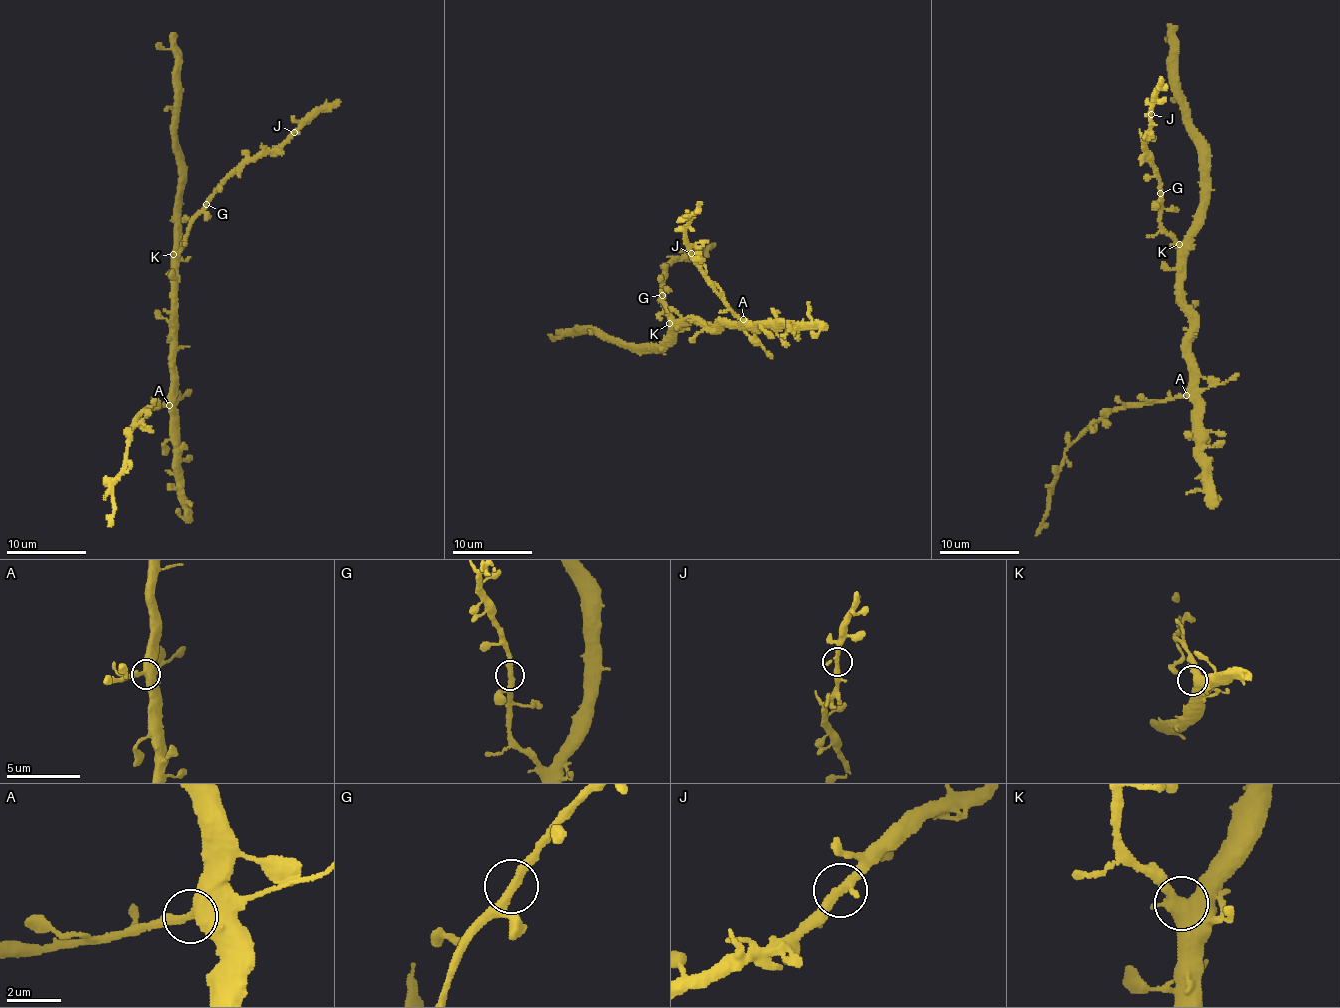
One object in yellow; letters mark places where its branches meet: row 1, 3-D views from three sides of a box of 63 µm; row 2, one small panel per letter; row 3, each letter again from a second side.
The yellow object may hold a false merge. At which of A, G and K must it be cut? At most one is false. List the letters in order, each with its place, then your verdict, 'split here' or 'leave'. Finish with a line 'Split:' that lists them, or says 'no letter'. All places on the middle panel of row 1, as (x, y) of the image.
A: place (743, 319); leave
G: place (662, 295); leave
K: place (669, 323); leave
Split: no letter

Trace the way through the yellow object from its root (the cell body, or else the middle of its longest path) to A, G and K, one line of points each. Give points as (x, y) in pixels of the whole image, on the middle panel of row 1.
A: (707, 327), (744, 321), (743, 319)
G: (707, 327), (695, 322), (674, 323), (664, 303), (658, 302), (663, 296)
K: (707, 327), (691, 321), (669, 323)

